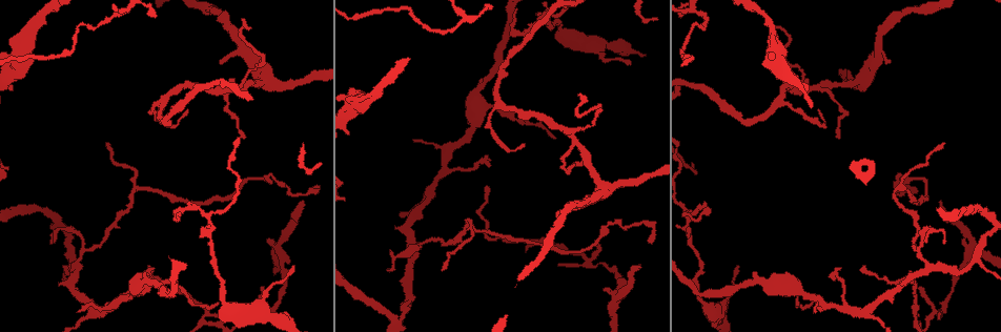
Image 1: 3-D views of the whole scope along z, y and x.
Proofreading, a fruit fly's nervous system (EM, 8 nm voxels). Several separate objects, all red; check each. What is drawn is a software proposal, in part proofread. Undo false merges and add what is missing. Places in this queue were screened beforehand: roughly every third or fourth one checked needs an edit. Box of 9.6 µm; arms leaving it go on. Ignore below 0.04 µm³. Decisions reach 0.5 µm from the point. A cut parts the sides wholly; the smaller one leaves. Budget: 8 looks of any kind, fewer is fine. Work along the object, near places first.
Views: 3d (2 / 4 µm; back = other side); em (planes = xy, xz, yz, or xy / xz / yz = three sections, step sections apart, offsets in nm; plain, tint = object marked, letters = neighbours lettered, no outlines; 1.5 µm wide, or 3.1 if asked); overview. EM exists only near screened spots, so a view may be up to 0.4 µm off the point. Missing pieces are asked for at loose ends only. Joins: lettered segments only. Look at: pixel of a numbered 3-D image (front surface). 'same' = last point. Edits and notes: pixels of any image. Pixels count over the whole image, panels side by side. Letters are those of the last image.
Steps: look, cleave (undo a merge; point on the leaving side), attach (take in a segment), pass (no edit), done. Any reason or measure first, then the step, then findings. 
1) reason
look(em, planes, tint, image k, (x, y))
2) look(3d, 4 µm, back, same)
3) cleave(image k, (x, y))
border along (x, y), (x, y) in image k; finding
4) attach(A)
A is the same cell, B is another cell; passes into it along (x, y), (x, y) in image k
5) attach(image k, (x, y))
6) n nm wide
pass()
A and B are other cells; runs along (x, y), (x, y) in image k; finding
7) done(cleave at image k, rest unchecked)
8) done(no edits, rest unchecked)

a fork
look(em, planes, tint, image 1, (601, 188))

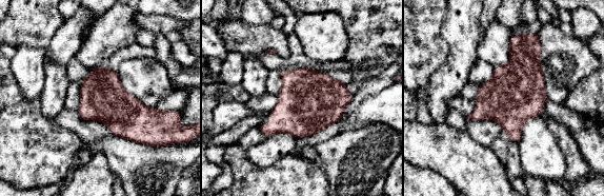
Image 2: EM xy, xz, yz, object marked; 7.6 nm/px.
see the neighbours
look(em, planes, letters, same)

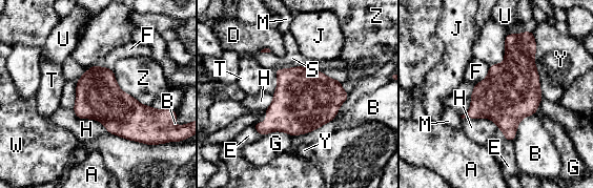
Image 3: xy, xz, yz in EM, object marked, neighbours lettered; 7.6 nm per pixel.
pass()
A, B, D, E, F, G, H, J, M, S, T, U, W, Y and Z are other cells; one cell here

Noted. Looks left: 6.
tapers out
look(3d, 2 µm, image 1, (244, 137))

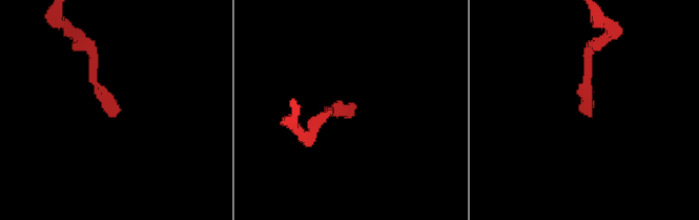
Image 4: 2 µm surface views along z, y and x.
look(em, planes, letters, image 4, (348, 117))

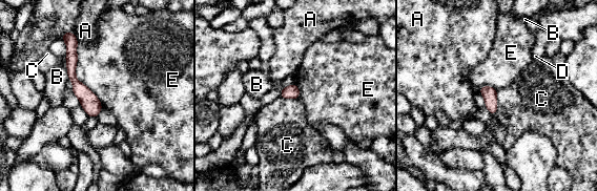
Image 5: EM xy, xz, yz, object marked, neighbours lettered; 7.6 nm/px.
pass()
A, B, C, D and E are other cells; runs along (69, 41), (71, 77), (94, 114) in image 5; none of them fits

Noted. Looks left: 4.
free end
look(em, xz, step 8, letters, image 1, (640, 266))

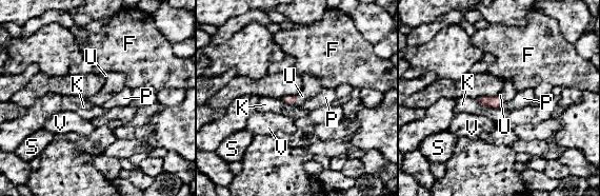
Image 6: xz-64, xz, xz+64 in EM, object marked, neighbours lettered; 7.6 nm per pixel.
another direction
look(em, planes, letters, same)

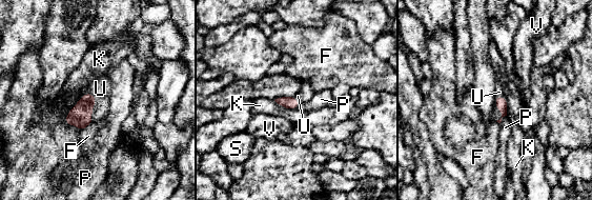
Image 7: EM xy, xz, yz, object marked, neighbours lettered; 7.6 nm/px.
attach(image 7, (100, 88))
U is the same cell, F, K, P, S and V are other cells; passes into it along (80, 116), (93, 106), (100, 88) in image 7; the cell continues

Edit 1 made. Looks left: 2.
done(attach at image 7, rest unchecked)

